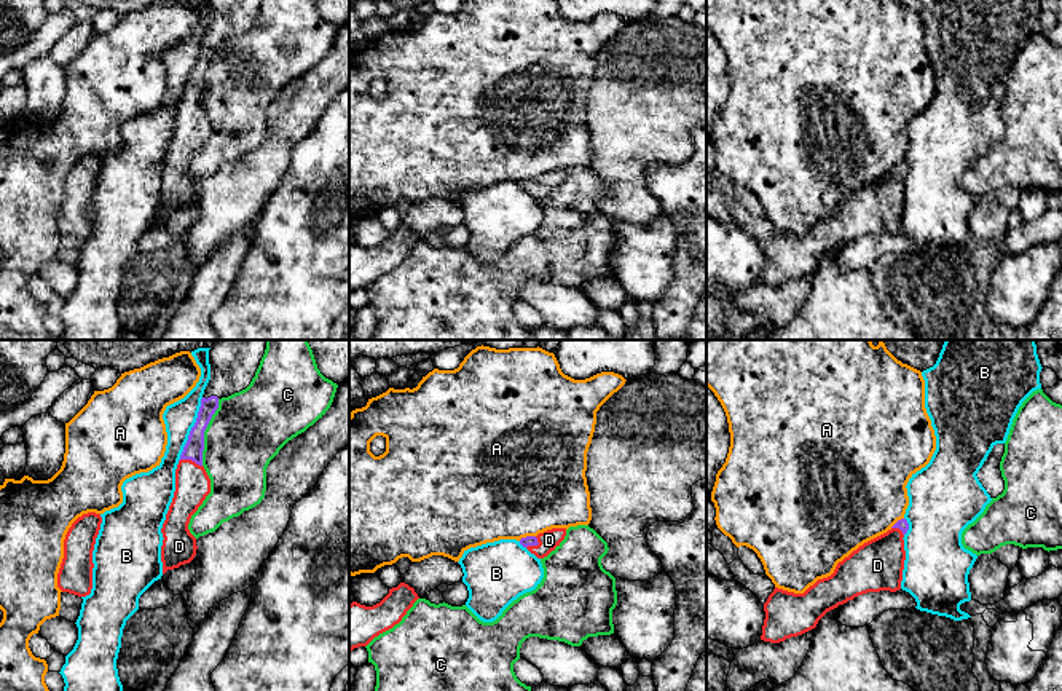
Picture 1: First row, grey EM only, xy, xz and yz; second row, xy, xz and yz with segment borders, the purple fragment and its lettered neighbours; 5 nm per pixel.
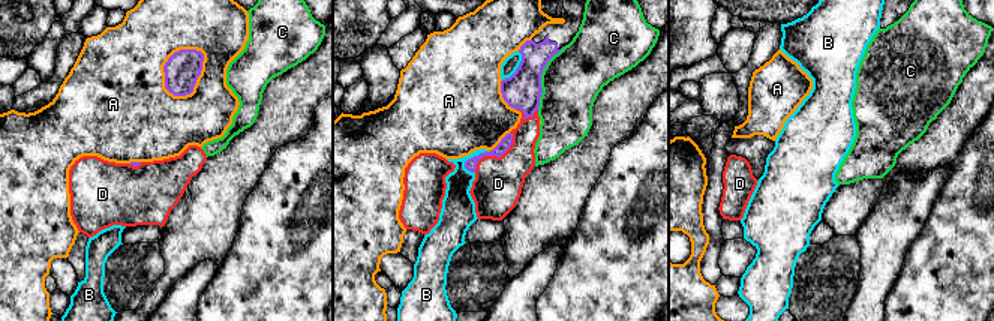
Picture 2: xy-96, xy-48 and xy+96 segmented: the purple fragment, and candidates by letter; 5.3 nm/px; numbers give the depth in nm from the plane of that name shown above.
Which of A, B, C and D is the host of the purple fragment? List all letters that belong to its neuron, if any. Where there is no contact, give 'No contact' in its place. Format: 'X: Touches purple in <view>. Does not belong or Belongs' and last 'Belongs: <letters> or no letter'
A: Touches purple in xz. Does not belong
B: Touches purple in xy. Does not belong
C: Touches purple in xy. Does not belong
D: Touches purple in xy. Belongs
Belongs: D

